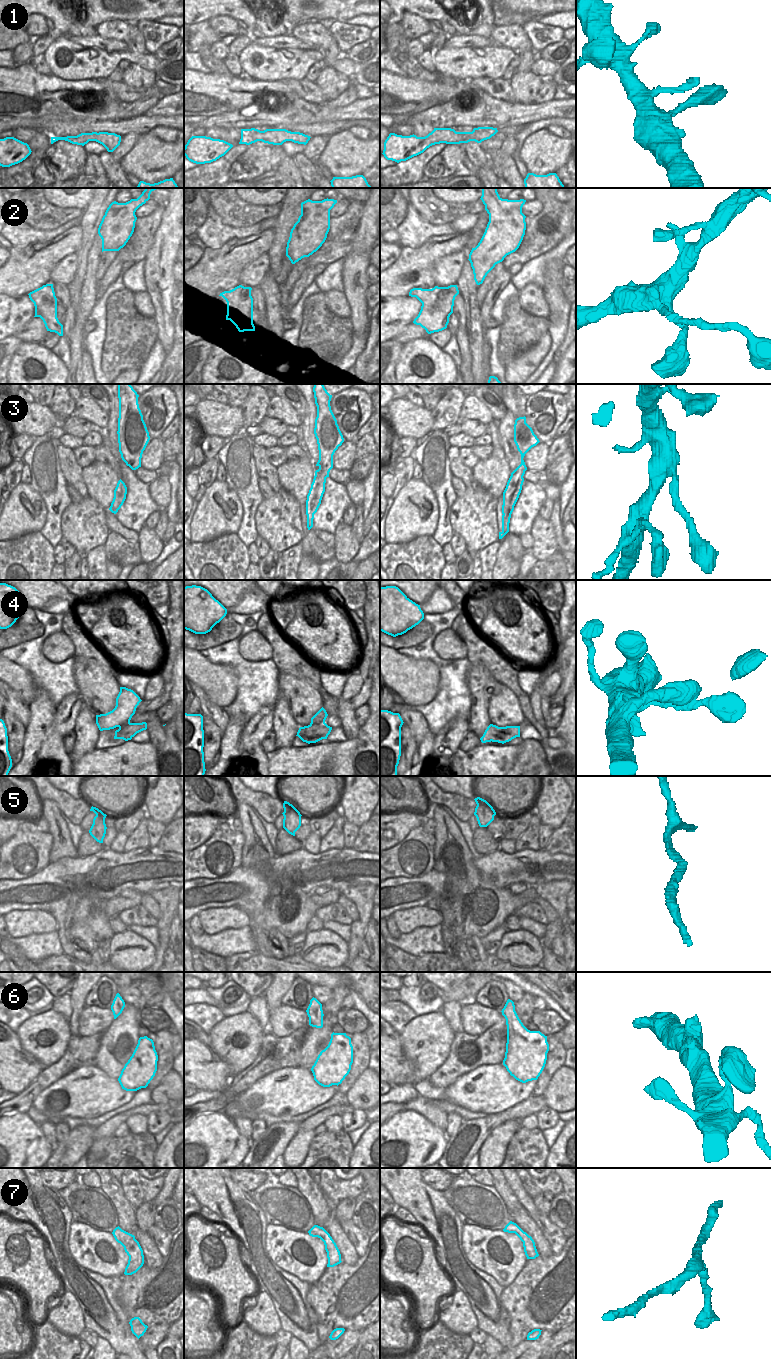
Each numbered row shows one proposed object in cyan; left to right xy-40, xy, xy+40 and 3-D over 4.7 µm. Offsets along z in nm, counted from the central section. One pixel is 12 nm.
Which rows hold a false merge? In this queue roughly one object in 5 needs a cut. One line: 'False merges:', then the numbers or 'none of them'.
False merges: none of them

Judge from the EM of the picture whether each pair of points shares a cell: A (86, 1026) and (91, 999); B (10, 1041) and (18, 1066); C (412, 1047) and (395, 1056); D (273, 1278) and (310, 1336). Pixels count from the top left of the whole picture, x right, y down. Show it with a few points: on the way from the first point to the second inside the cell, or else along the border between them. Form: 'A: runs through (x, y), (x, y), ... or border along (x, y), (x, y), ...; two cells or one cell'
A: border along (86, 1006), (93, 1005), (110, 1008); two cells
B: runs through (10, 1047), (10, 1058), (12, 1060); one cell
C: border along (399, 1034), (402, 1050), (413, 1063), (413, 1074); two cells
D: runs through (287, 1292), (291, 1306), (301, 1322); one cell

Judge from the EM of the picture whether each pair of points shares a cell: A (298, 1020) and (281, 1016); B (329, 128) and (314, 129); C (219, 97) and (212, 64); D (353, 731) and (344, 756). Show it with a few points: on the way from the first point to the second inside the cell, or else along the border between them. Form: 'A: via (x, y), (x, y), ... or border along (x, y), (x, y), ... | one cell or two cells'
A: via (294, 1019), (285, 1019) | one cell
B: via (325, 129), (318, 129) | one cell
C: border along (211, 71), (220, 74), (231, 74) | two cells
D: border along (356, 738), (349, 738), (347, 740) | two cells

